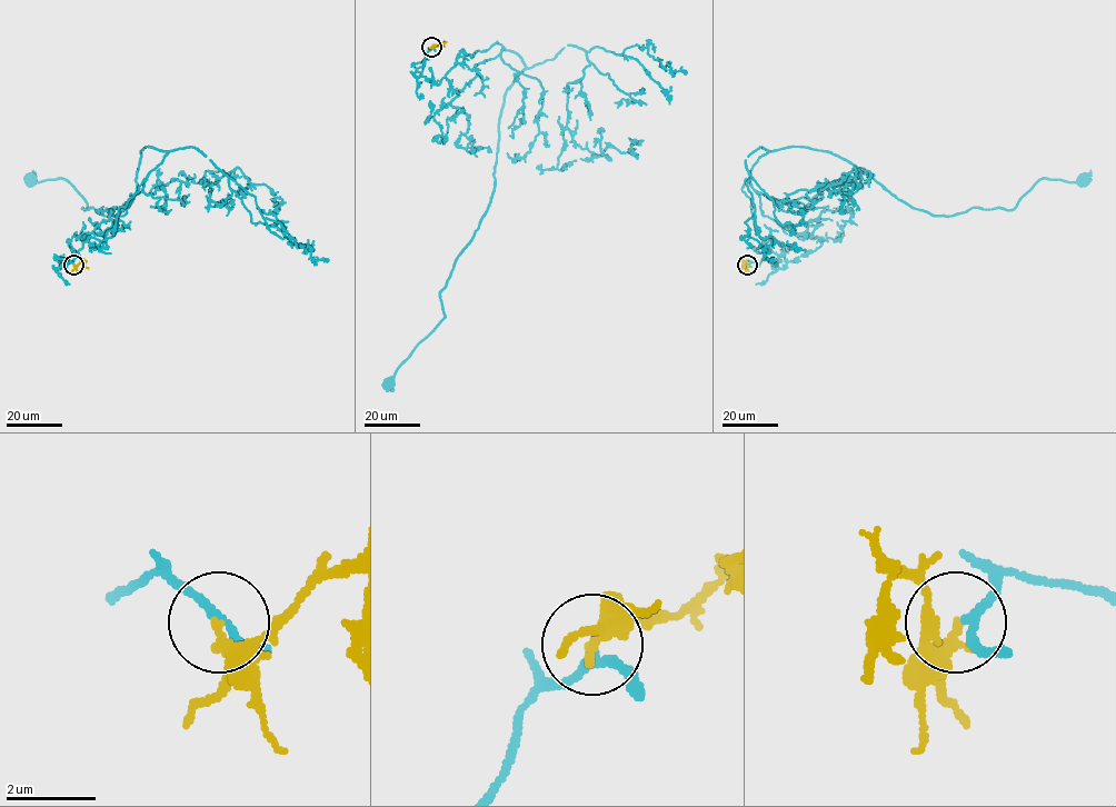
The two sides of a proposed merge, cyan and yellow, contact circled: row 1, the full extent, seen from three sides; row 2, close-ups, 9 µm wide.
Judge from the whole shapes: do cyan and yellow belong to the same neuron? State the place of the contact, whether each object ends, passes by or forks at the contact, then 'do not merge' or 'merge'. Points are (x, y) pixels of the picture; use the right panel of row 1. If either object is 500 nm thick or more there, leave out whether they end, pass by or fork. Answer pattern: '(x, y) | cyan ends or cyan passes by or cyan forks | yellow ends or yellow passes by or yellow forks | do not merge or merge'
(747, 265) | cyan passes by | yellow ends | merge

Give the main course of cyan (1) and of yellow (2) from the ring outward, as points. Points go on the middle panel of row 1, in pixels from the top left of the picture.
1: (432, 48), (421, 75), (437, 85), (496, 41), (526, 68), (445, 317), (388, 385)
2: (432, 48), (446, 42)

